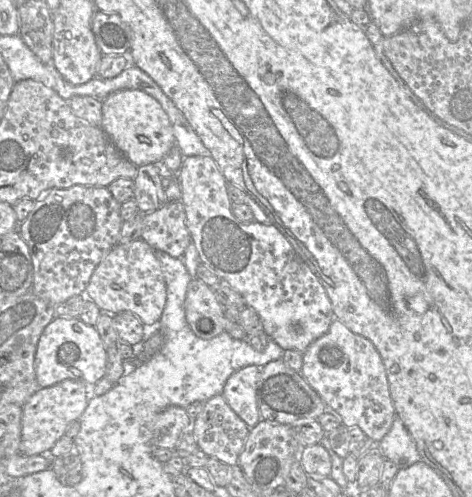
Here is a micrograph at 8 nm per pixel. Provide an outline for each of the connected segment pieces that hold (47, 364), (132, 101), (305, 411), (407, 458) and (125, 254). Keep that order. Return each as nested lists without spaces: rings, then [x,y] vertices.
[[[56,316],[41,334],[35,355],[35,371],[40,387],[50,387],[71,379],[86,385],[95,385],[106,377],[107,348],[97,329],[87,325],[78,317]]]
[[[120,90],[107,96],[102,101],[100,127],[116,147],[137,167],[161,160],[173,146],[176,146],[168,115],[155,98],[142,90]]]
[[[282,358],[271,361],[261,367],[256,396],[262,420],[277,422],[291,427],[317,421],[324,412],[336,414],[308,384],[302,372],[292,370]]]
[[[398,416],[395,417],[389,432],[376,445],[385,459],[393,461],[399,469],[407,468],[421,460],[415,441]]]
[[[141,238],[127,244],[116,244],[94,270],[85,296],[92,300],[102,312],[111,315],[132,312],[144,325],[158,326],[166,304],[166,284],[155,250]]]

